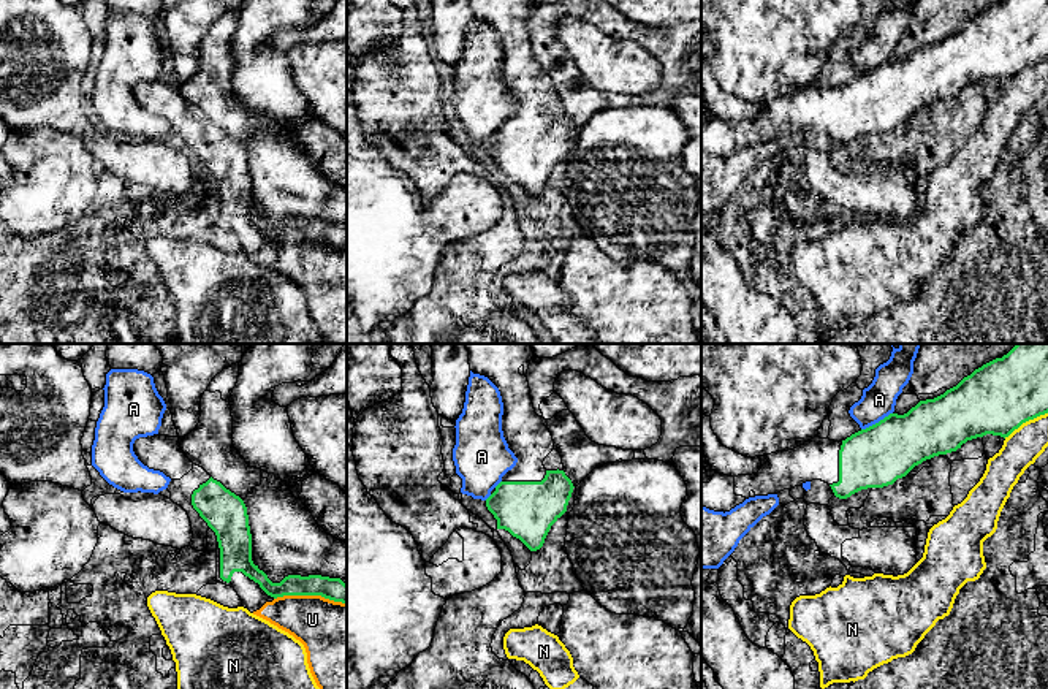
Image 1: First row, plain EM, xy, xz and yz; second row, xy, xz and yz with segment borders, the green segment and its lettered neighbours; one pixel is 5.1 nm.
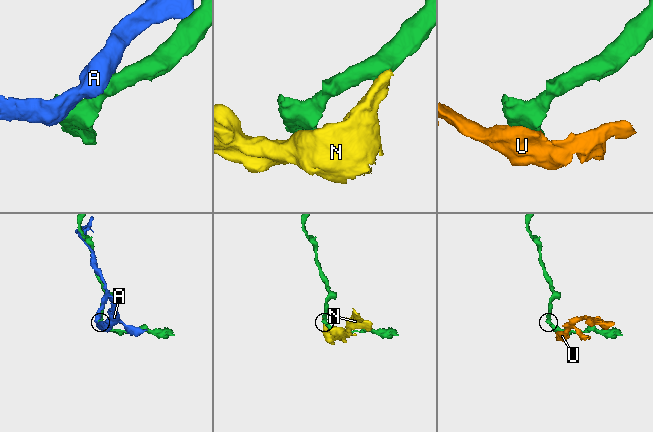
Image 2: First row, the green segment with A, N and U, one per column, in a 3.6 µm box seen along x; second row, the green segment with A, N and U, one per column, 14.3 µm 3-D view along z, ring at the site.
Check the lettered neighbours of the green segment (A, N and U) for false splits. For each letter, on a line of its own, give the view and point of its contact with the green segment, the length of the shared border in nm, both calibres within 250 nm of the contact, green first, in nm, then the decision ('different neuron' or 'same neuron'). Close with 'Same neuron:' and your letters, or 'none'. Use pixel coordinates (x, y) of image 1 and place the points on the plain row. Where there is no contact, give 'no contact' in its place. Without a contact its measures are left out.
A: meets green in yz at (876, 68); contact 180 nm long; 300 nm thick on the green side, 170 nm on the other; different neuron
N: meets green in yz at (1025, 67); contact 260 nm long; 360 nm thick on the green side, 180 nm on the other; different neuron
U: meets green in xy at (311, 239); contact 360 nm long; 110 nm thick on the green side, 340 nm on the other; different neuron
Same neuron: none

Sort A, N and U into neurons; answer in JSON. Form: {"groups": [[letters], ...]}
{"groups": [["A"], ["N"], ["U"]]}

